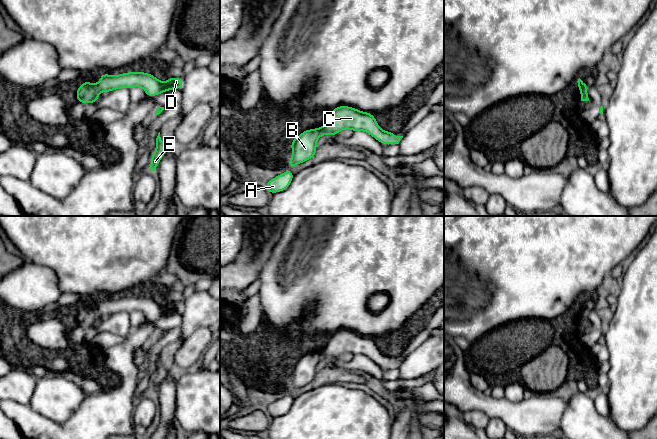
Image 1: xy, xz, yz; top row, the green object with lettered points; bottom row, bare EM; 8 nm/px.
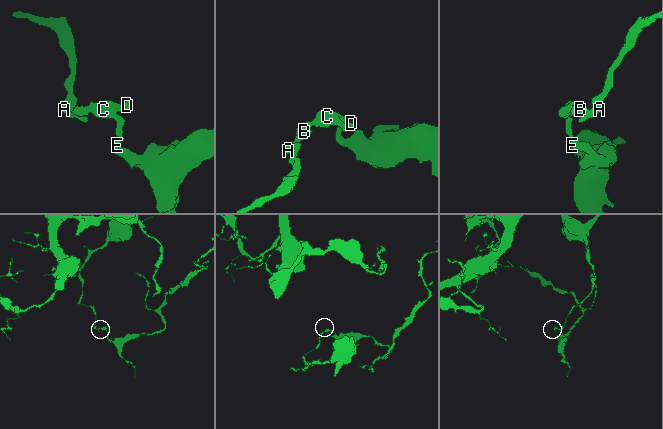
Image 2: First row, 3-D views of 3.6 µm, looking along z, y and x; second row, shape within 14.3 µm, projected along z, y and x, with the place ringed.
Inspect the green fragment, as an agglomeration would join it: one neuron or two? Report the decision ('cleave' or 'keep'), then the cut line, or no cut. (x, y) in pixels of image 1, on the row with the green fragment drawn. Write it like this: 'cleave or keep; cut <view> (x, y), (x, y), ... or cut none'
cleave; cut yz (587, 88), (580, 91)

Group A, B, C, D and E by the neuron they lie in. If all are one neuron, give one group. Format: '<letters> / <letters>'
A B / C D E

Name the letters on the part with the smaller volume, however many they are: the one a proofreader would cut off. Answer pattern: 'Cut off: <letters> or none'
Cut off: C, D, E

